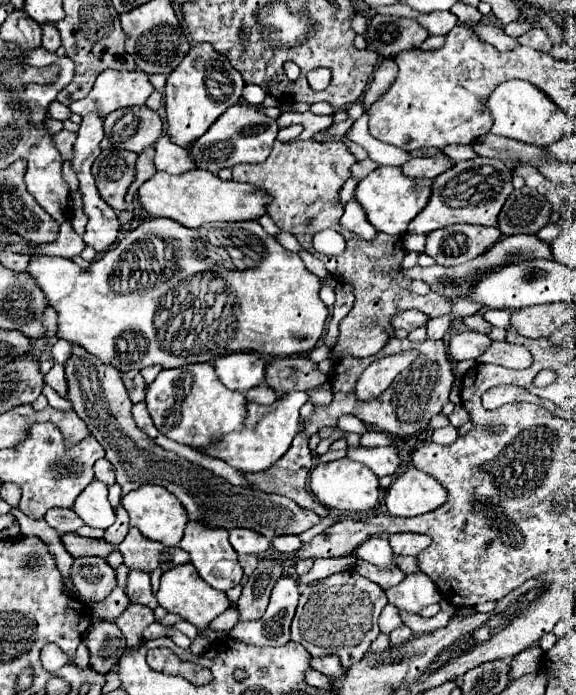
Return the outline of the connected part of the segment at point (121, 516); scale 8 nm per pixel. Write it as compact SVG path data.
M121 504L117 506L115 512L117 512L117 520L115 520L113 526L109 526L109 528L105 530L105 536L103 536L103 540L109 542L109 544L121 544L123 538L125 538L125 534L127 534L127 530L129 530L129 516L127 516L127 512L121 508Z

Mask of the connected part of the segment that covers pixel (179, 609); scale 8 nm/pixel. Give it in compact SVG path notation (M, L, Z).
M193 564L175 566L175 568L167 570L167 572L163 572L163 576L161 576L161 588L157 592L157 602L167 612L173 612L173 614L181 616L183 620L191 622L193 626L197 626L199 634L197 634L197 640L193 640L193 644L191 644L191 650L195 654L203 654L203 648L209 644L209 640L203 636L203 632L207 630L209 622L229 608L229 600L227 600L225 592L219 592L219 590L211 588L209 584L205 584L201 580L201 576L195 572Z

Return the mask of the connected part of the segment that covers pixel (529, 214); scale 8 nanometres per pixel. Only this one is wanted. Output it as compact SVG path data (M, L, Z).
M519 188L507 198L499 214L499 230L503 236L535 234L549 224L551 204L535 188Z

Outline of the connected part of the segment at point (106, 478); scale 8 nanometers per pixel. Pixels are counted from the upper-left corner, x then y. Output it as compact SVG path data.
M101 458L95 464L95 478L101 480L103 484L107 484L107 486L115 484L115 470L113 470L113 466L111 466L111 462L107 458Z

